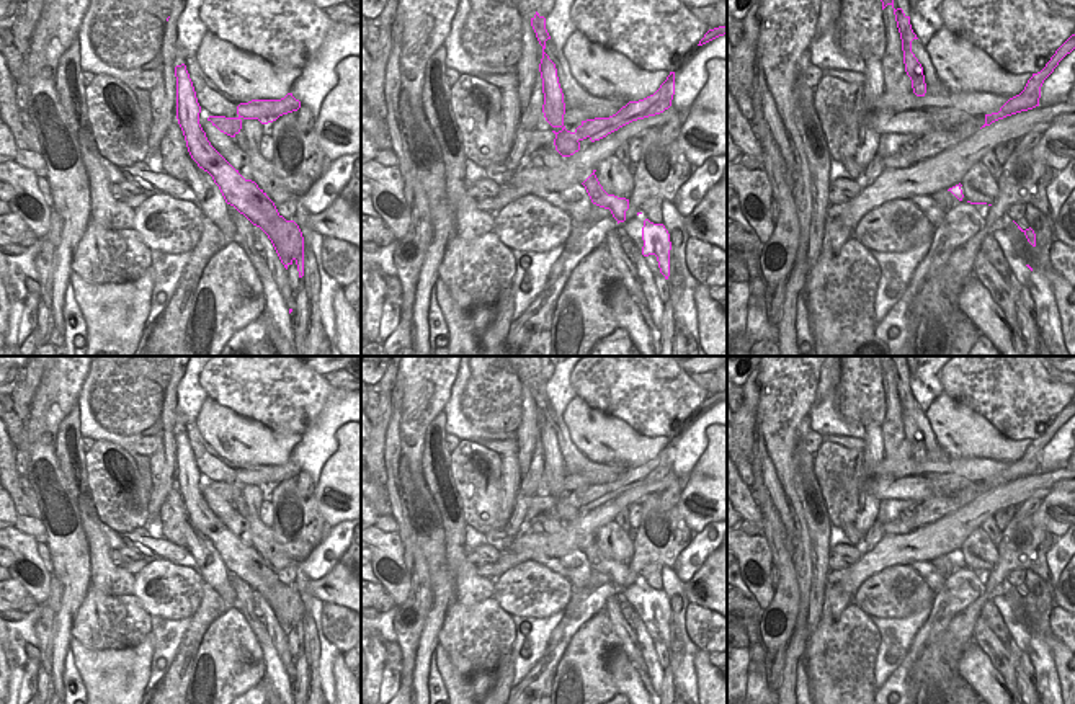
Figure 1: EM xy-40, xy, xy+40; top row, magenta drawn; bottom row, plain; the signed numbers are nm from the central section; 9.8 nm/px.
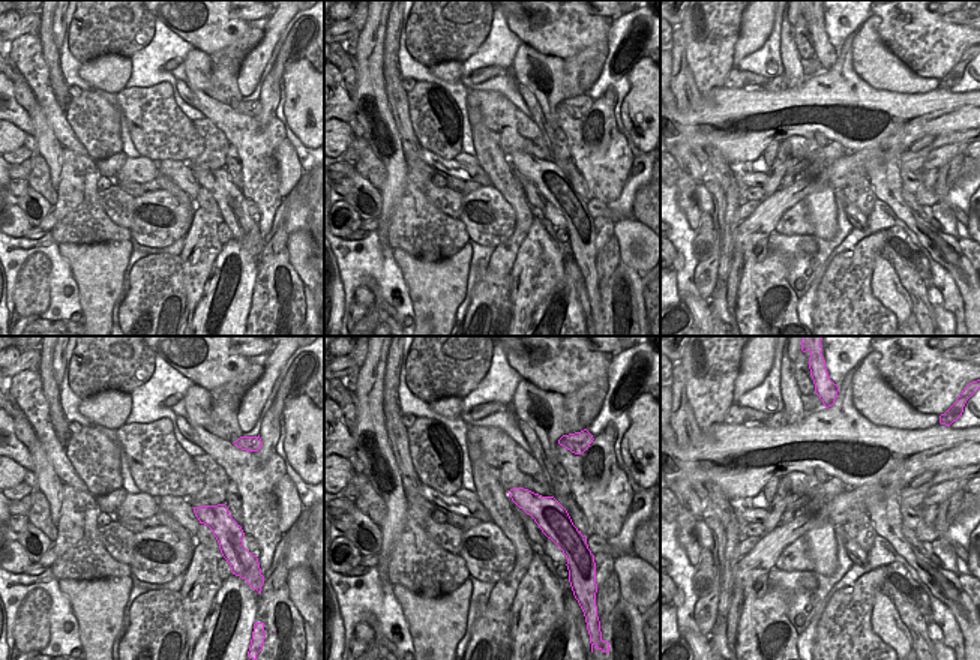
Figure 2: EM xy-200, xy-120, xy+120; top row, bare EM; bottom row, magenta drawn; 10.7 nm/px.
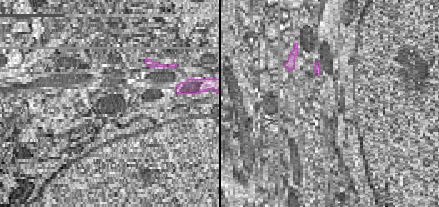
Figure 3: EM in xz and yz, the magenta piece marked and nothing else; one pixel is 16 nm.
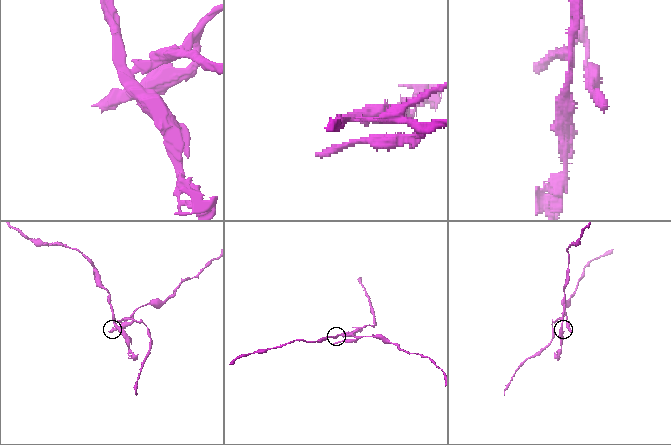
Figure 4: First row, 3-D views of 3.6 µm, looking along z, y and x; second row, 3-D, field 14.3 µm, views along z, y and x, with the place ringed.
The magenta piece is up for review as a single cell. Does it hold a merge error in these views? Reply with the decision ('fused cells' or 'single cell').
fused cells

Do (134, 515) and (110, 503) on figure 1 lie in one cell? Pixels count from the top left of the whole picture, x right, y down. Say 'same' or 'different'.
same

